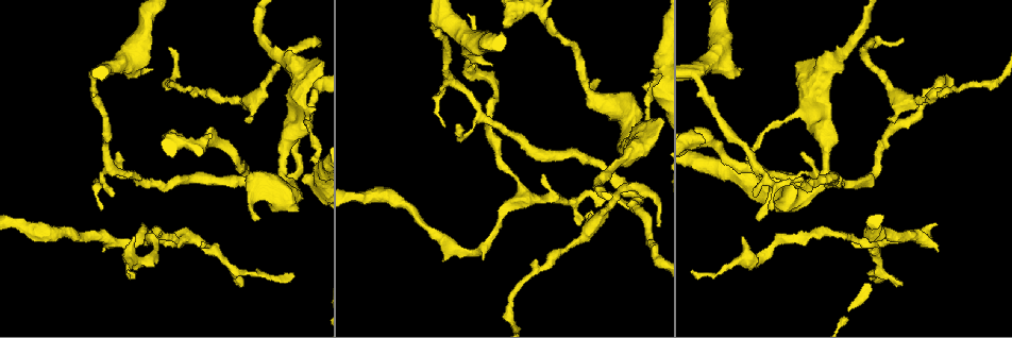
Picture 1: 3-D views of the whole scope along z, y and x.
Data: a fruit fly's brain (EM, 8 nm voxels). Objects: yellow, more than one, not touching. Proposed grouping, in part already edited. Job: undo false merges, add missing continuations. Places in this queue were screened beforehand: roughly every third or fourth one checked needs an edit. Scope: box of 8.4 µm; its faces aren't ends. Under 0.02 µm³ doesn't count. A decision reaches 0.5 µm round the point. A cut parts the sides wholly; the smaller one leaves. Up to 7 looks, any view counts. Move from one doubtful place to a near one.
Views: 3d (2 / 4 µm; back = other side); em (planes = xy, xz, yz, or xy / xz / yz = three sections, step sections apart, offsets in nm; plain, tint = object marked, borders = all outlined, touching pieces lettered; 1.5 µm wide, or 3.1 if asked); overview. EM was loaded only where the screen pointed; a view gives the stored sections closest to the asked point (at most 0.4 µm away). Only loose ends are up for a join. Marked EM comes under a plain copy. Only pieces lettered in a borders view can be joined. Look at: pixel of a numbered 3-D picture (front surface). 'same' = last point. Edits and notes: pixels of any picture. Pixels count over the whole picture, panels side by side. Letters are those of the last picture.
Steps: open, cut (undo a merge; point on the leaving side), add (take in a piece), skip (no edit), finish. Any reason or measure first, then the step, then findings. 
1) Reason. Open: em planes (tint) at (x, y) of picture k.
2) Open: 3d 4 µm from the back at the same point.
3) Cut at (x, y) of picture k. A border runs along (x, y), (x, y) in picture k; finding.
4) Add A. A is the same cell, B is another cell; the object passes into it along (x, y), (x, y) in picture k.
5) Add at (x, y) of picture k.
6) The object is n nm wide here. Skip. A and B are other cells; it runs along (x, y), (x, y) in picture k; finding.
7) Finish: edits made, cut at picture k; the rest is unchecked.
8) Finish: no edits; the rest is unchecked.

Branch stops here. Open: em planes (borders) at (504, 24) of picture 1.

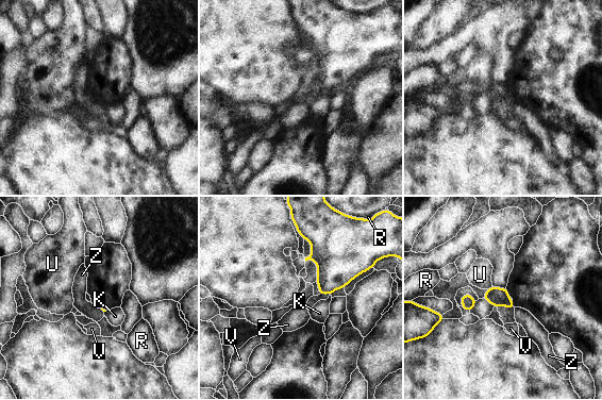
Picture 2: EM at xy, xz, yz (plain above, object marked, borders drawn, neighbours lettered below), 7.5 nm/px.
Skip. K, R, U, V and Z are other cells; a border runs along (492, 286), (487, 289) in picture 2; no lettered piece goes on from it.

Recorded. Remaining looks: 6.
Branch stops here. Open: em yz step 4 (tint) at (203, 242) of picture 1.

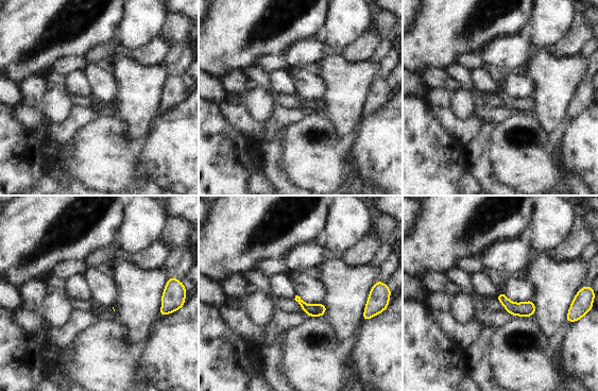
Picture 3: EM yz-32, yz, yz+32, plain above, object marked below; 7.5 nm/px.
Open: em planes (tint) at the same point.

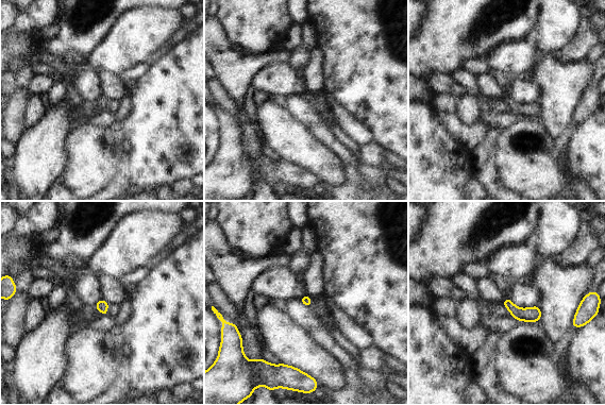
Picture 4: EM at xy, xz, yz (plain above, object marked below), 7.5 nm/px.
Open: em planes (borders) at the same point.

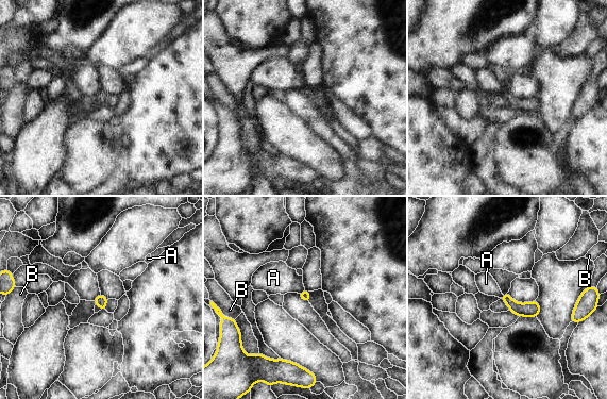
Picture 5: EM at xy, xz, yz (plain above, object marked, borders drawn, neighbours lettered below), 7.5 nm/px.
Skip. A and B are other cells; a border runs along (304, 289), (298, 293) in picture 5; none of them fits.

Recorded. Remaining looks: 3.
A narrow waist. Open: 3d 2 µm at (307, 111) of picture 1.

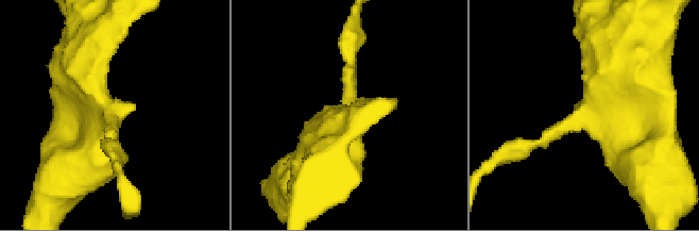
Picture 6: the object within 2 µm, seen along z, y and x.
Open: em xy step 8 (borders) at (591, 118) of picture 6.

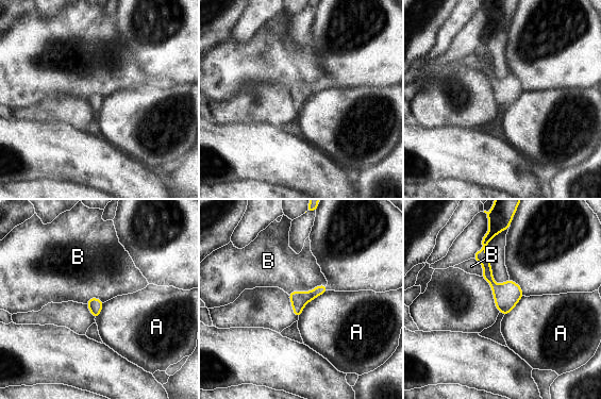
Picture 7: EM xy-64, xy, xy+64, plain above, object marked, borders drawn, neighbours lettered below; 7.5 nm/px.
Cut at (298, 303) of picture 7. A and B are other cells; a border runs along (298, 292), (306, 302) in picture 7; a second neuron is stuck on.

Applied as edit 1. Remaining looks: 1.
Finish: edits made, cut at picture 7; the rest is unchecked.

